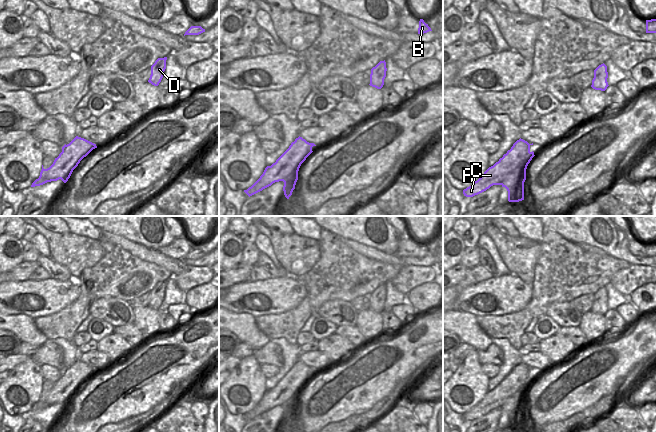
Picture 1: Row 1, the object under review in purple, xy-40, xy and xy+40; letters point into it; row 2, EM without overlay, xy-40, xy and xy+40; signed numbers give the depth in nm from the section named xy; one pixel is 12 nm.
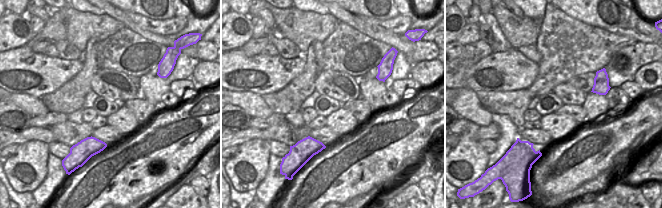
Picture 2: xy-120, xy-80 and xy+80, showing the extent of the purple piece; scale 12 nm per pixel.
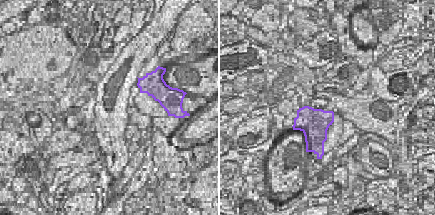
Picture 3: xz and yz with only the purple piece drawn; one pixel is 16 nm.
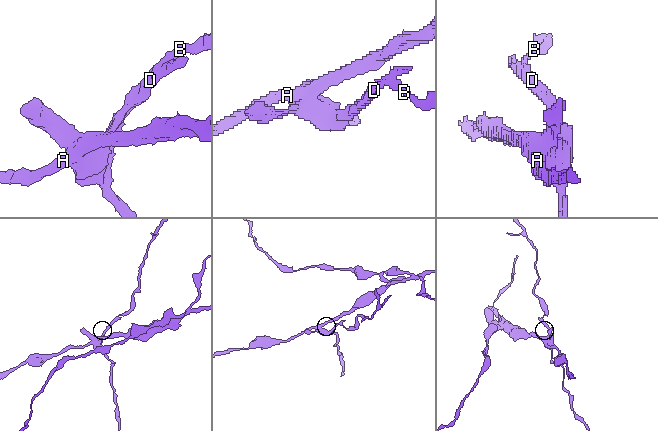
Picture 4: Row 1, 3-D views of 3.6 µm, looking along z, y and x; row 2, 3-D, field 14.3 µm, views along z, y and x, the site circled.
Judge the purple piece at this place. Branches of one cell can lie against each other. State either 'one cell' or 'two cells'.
two cells

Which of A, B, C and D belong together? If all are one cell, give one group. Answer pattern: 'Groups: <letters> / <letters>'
Groups: A C / B D.

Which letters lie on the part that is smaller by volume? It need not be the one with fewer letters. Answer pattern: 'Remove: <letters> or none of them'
Remove: B, D

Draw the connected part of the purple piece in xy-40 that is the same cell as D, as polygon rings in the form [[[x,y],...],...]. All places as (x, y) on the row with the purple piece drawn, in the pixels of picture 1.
[[[167,57],[164,58],[158,58],[155,63],[151,66],[151,75],[148,80],[149,83],[151,83],[154,86],[158,86],[161,82],[164,71],[166,69],[166,60]]]

